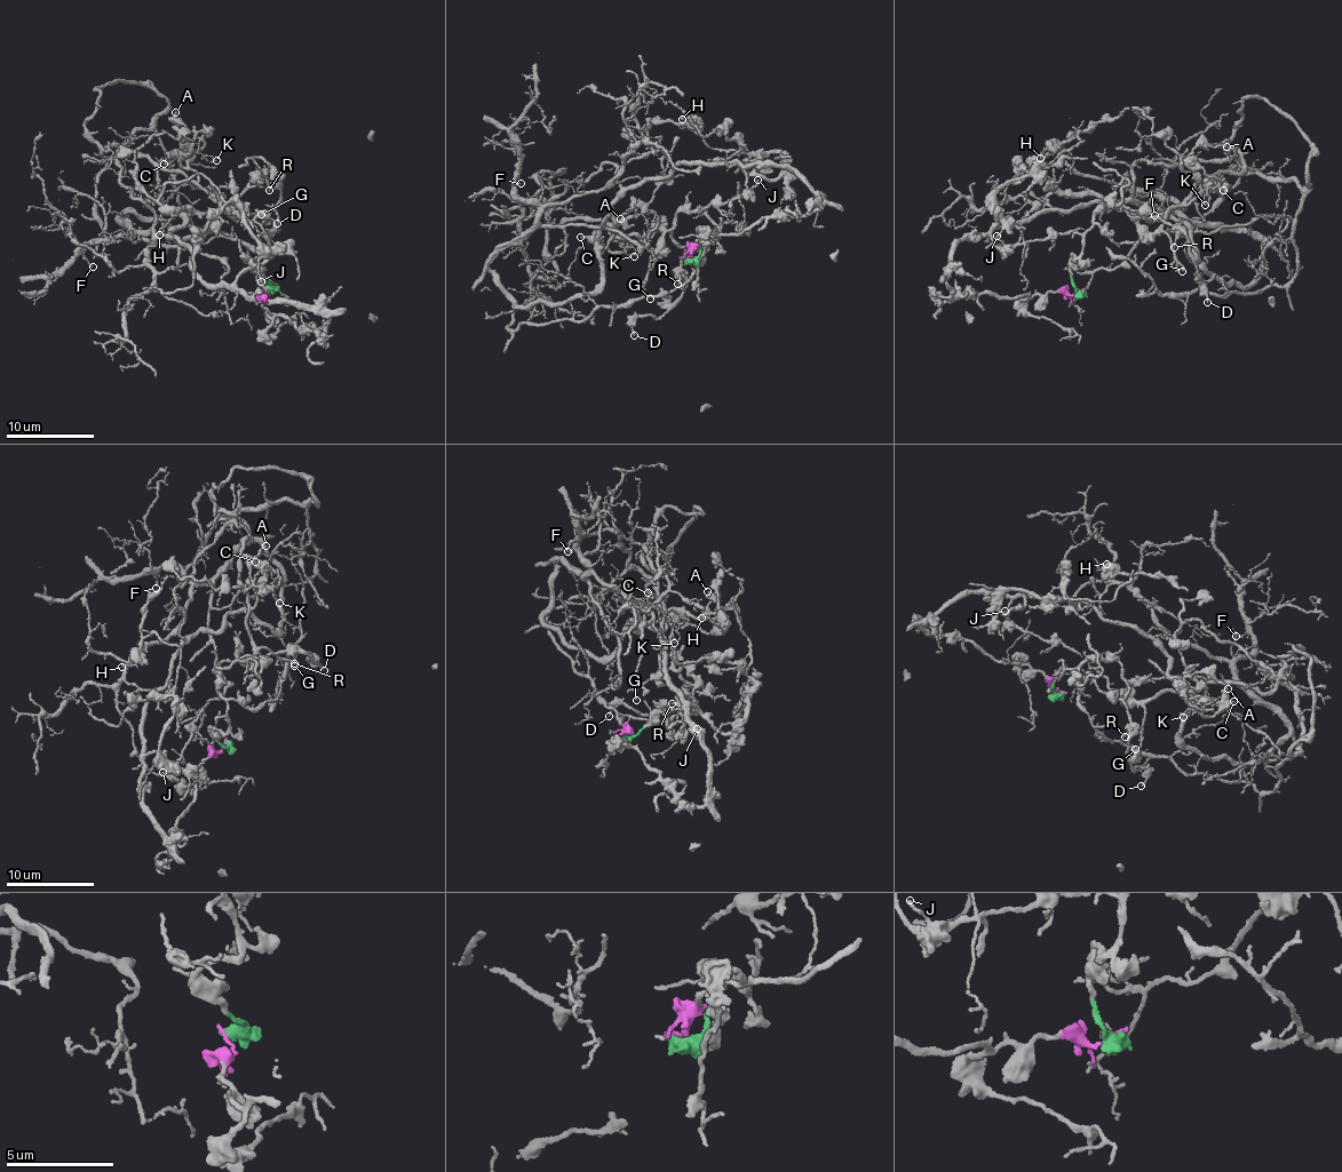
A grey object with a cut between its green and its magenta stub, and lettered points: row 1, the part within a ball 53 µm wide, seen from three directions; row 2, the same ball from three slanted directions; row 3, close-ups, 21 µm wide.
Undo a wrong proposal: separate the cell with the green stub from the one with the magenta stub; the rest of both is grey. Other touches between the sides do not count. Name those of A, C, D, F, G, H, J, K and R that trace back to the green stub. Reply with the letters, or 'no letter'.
A, C, D, G, K, R

